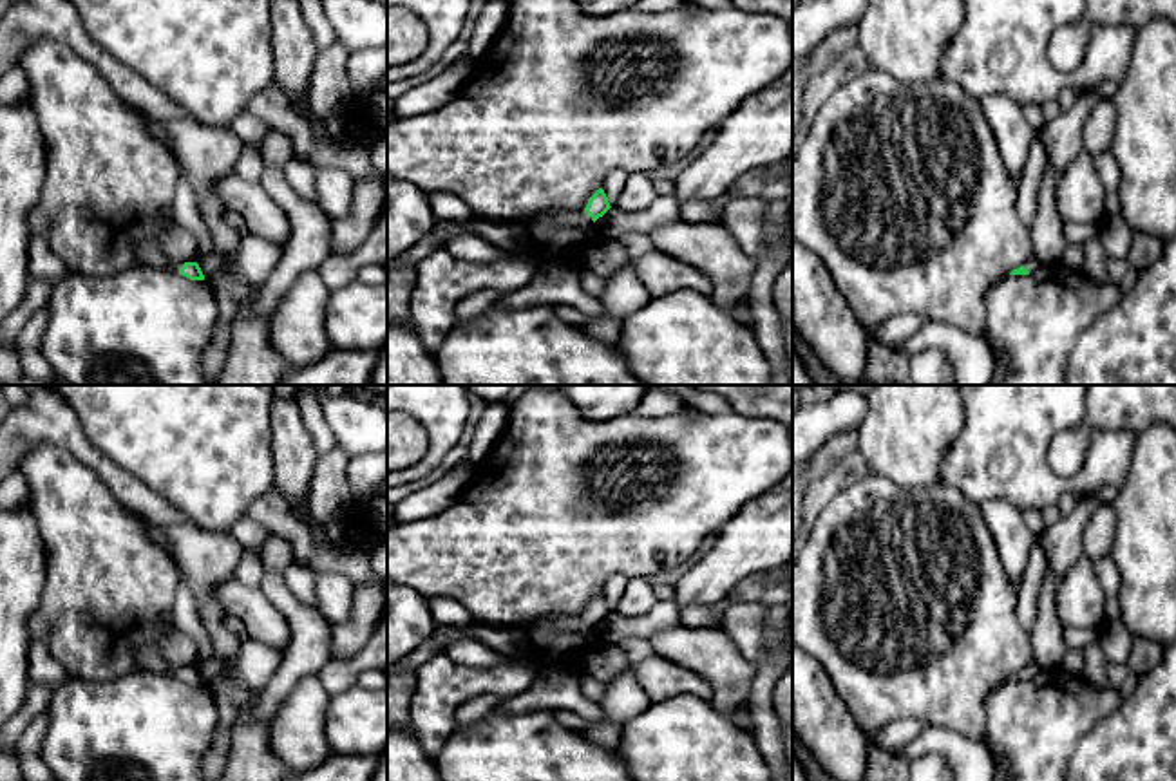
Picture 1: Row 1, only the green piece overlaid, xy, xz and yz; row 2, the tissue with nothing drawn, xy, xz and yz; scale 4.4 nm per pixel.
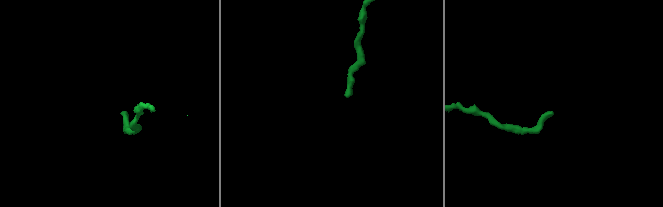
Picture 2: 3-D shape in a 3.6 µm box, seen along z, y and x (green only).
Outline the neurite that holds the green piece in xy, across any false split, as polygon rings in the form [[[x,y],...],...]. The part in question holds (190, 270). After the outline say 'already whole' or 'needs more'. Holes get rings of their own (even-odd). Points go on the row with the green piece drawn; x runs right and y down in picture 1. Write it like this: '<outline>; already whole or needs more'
[[[152,242],[141,244],[138,248],[138,255],[147,266],[179,273],[190,280],[204,280],[204,275],[197,262],[170,262],[159,249],[154,248]]]; needs more

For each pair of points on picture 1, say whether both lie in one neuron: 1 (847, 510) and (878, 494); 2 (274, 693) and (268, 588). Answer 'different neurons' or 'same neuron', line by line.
1: same neuron
2: same neuron

